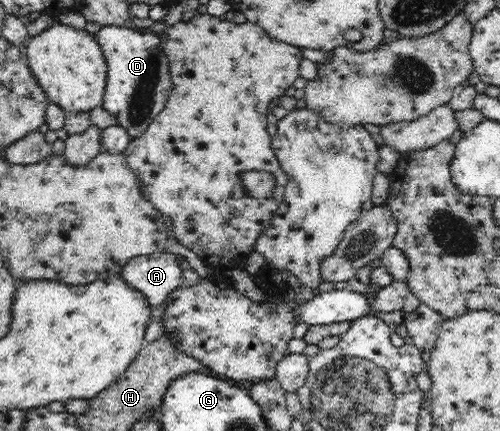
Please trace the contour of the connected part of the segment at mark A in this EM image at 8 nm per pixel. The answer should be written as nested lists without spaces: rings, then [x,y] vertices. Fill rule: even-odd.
[[[166,251],[151,255],[139,254],[129,259],[120,271],[120,277],[140,291],[153,309],[163,305],[168,295],[185,282],[177,255]]]

